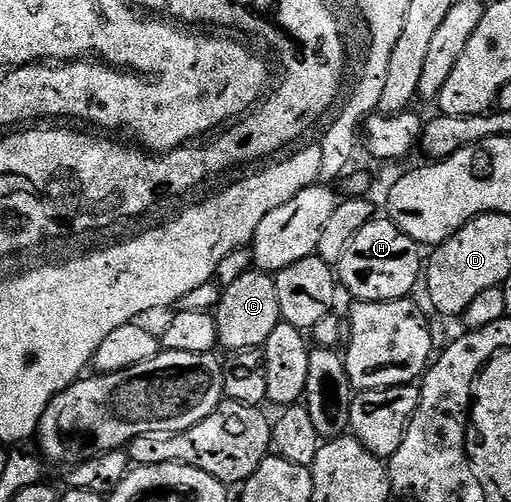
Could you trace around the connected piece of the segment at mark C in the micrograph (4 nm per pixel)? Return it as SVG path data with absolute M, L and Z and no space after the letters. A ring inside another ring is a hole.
M251 269L246 271L232 285L224 288L222 299L216 308L218 329L217 342L227 347L227 352L248 351L265 348L272 329L283 322L280 313L280 300L276 297L274 275L265 271Z

